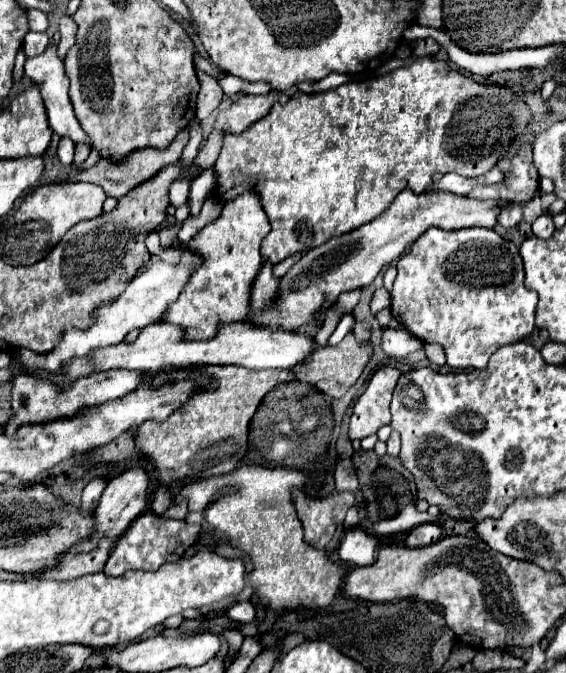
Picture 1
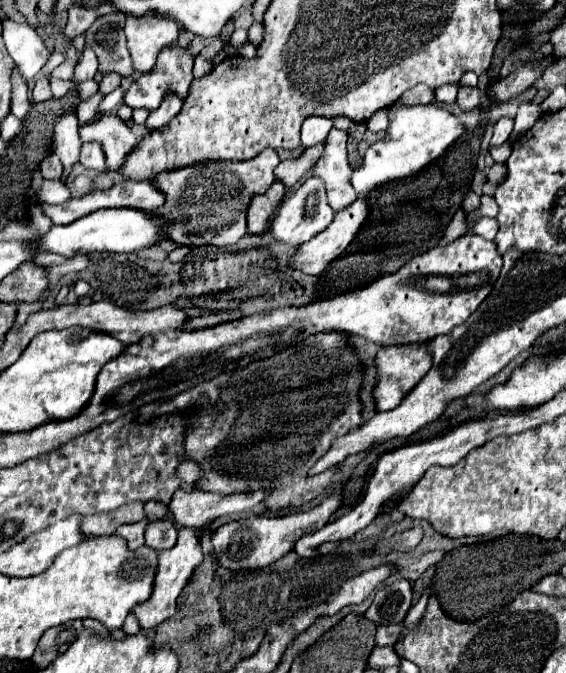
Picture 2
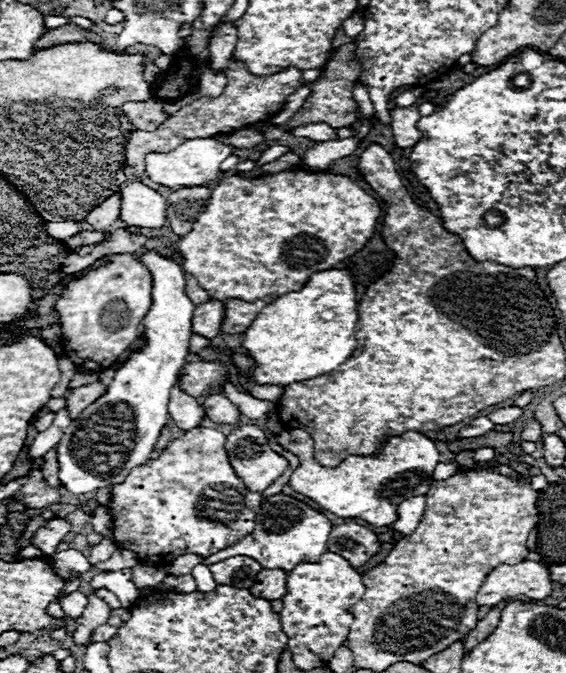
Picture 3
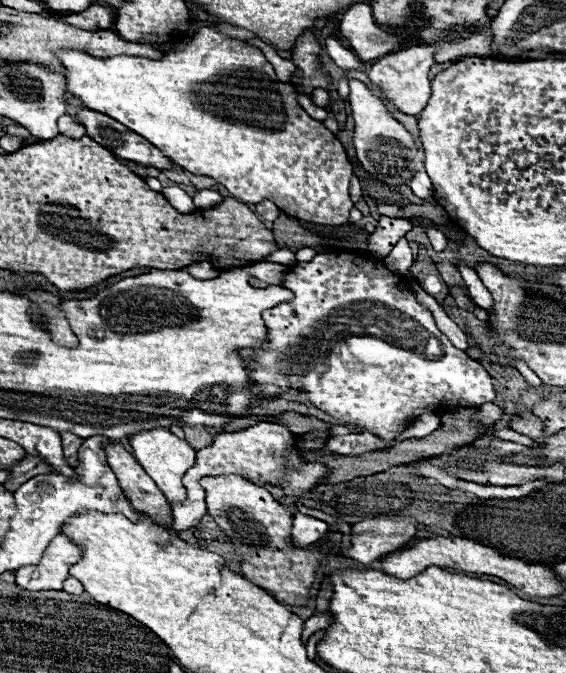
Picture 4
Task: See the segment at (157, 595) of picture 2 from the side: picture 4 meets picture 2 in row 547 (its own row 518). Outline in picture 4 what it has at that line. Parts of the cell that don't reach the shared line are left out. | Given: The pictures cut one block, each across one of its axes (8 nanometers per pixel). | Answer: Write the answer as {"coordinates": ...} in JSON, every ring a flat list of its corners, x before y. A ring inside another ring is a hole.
{"coordinates":[[258,422,256,426,242,428,236,432,220,432,214,436,214,442,208,448,196,452,196,464,186,472,184,486,188,498,180,504,172,504,174,530,182,532,196,526,206,510,206,492,200,484,206,476,220,474,236,474,252,482,268,482,284,490,286,496,300,496,316,488,328,474,326,464,322,462,304,462,296,448,296,434,292,434,286,426,274,422]]}

